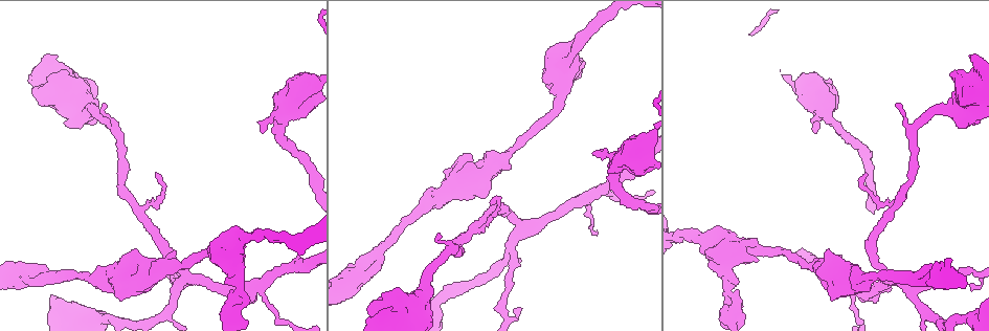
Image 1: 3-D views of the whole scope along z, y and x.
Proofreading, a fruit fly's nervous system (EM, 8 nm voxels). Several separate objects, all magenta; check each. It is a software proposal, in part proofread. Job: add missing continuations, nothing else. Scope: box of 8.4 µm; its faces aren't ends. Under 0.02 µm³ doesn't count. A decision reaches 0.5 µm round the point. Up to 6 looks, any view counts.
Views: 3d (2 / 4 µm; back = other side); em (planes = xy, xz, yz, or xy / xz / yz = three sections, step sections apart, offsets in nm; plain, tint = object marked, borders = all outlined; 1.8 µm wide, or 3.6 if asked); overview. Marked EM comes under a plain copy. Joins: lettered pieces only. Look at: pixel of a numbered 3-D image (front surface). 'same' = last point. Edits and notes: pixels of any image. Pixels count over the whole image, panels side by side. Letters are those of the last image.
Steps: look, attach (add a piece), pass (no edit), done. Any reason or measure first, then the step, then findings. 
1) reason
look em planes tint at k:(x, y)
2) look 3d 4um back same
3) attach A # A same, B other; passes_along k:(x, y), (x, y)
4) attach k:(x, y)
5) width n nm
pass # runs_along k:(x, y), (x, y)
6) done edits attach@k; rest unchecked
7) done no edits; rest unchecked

an open end
look em planes borders at 1:(599, 153)

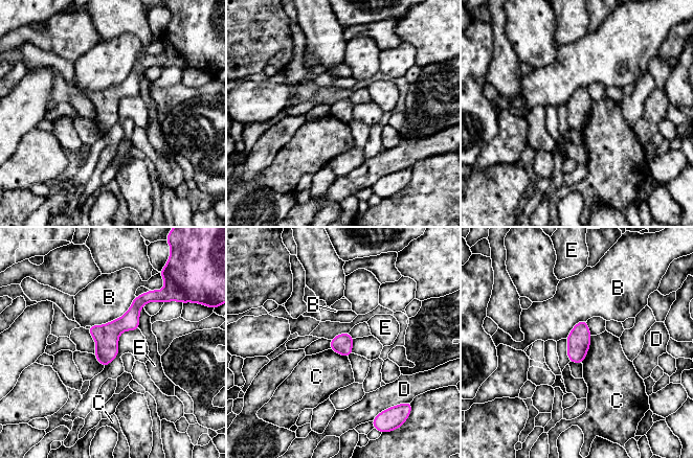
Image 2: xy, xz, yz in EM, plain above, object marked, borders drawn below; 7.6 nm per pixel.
pass # B other, C other, D other, E other; border 2:(591, 336), (589, 348), (581, 363); no lettered piece goes on from it

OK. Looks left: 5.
look 3d 2um back at 1:(733, 295)

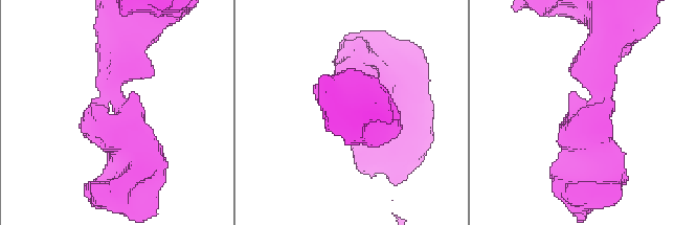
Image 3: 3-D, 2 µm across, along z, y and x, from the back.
shape alone is not enough
look em xy step 4 borders at 3:(122, 111)

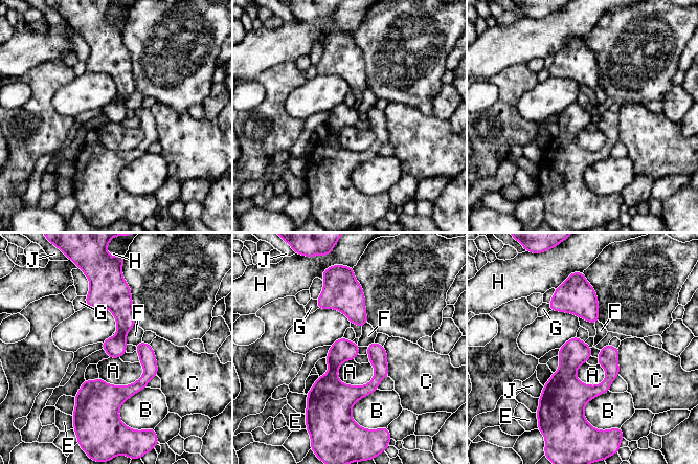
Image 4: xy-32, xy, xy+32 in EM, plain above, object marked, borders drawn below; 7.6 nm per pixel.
width 160 nm
pass # A other, B other, C other, E other, F other, G other, H other, J other; border 4:(135, 324), (126, 336), (126, 344); no lettered piece goes on from it

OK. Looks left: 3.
branch stops here
look em planes borders at 1:(935, 263)

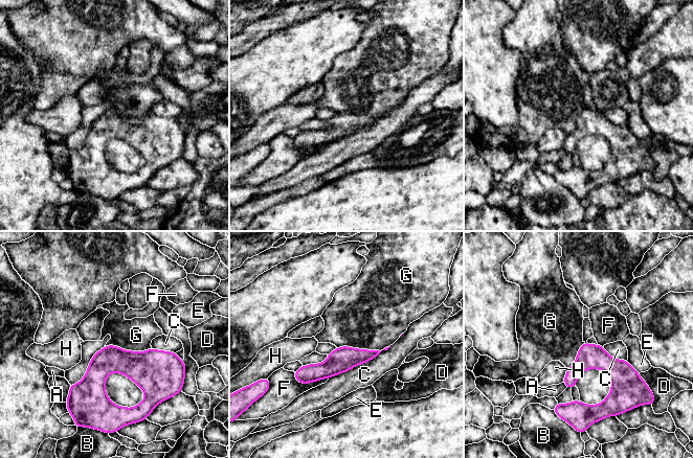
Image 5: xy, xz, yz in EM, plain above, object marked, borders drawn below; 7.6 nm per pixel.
pass # A other, B other, C other, D other, E other, F other, G other, H other; border 5:(389, 345), (380, 350), (336, 347); no lettered piece goes on from it

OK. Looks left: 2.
done no edits; rest unchecked

